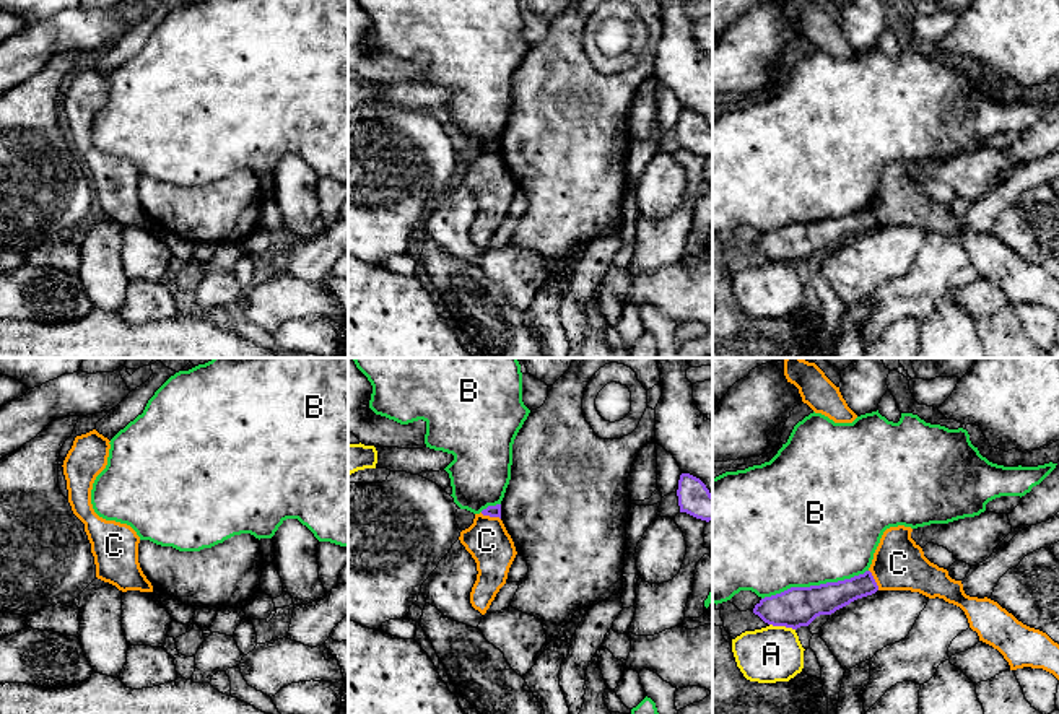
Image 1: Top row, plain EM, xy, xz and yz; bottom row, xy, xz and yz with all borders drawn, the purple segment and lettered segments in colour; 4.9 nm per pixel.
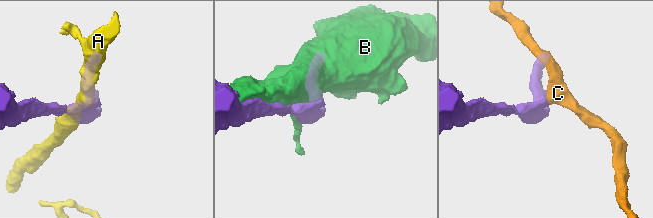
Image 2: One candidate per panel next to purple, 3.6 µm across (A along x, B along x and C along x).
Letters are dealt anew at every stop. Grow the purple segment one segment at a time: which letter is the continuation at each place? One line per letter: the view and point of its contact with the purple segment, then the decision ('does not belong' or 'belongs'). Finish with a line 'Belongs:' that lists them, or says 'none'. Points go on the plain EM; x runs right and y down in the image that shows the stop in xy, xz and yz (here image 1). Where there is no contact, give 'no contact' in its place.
A: contact yz (783, 261); does not belong
B: contact yz (814, 222); does not belong
C: contact xz (490, 152); does not belong
Belongs: none

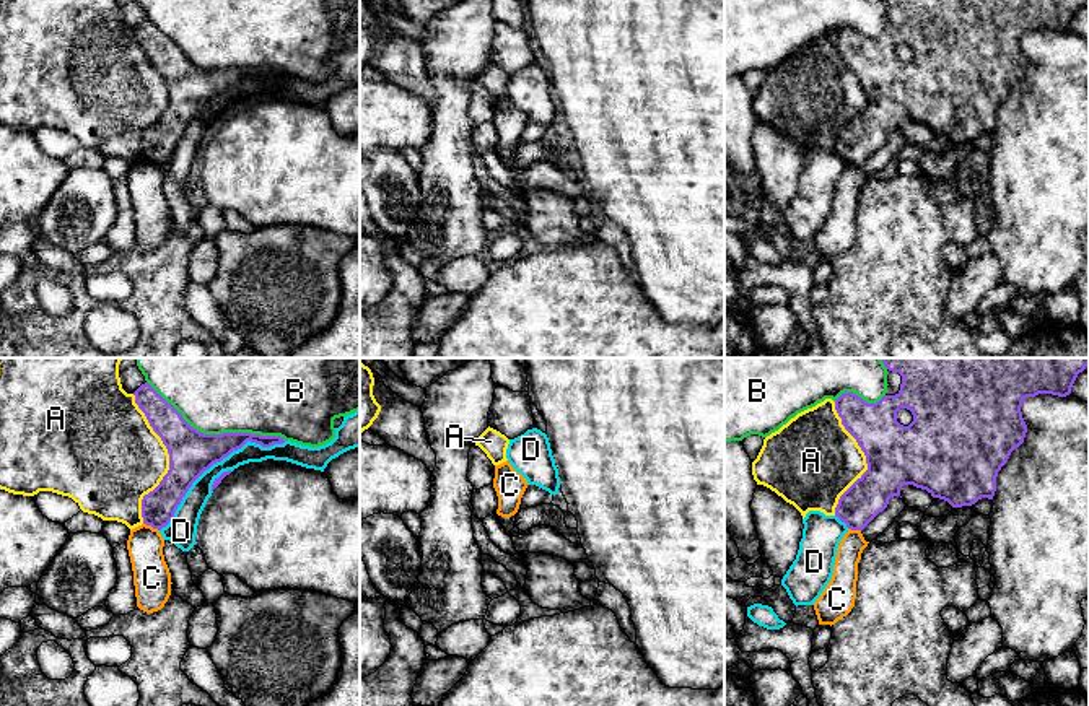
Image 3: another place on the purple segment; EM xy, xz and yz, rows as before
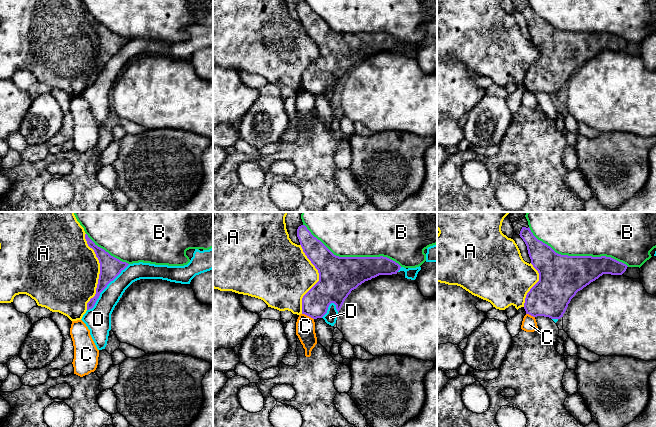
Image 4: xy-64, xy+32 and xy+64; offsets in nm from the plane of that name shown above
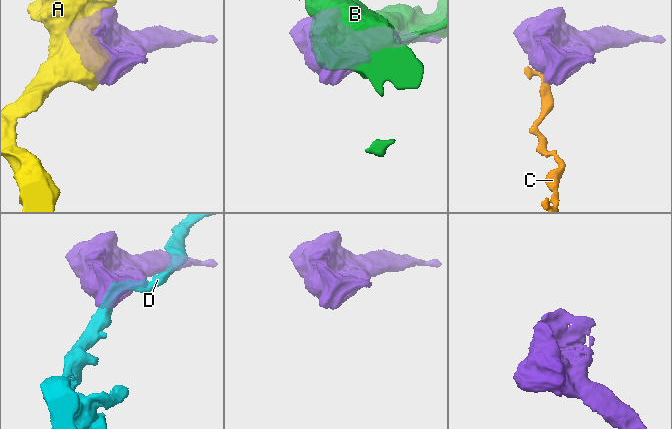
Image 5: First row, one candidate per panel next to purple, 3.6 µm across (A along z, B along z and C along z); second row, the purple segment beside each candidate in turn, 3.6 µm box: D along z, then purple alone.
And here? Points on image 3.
A: contact xy (170, 95); does not belong
B: contact xy (217, 70); does not belong
C: contact xy (152, 161); does not belong
D: contact xy (215, 98); does not belong
Belongs: none

